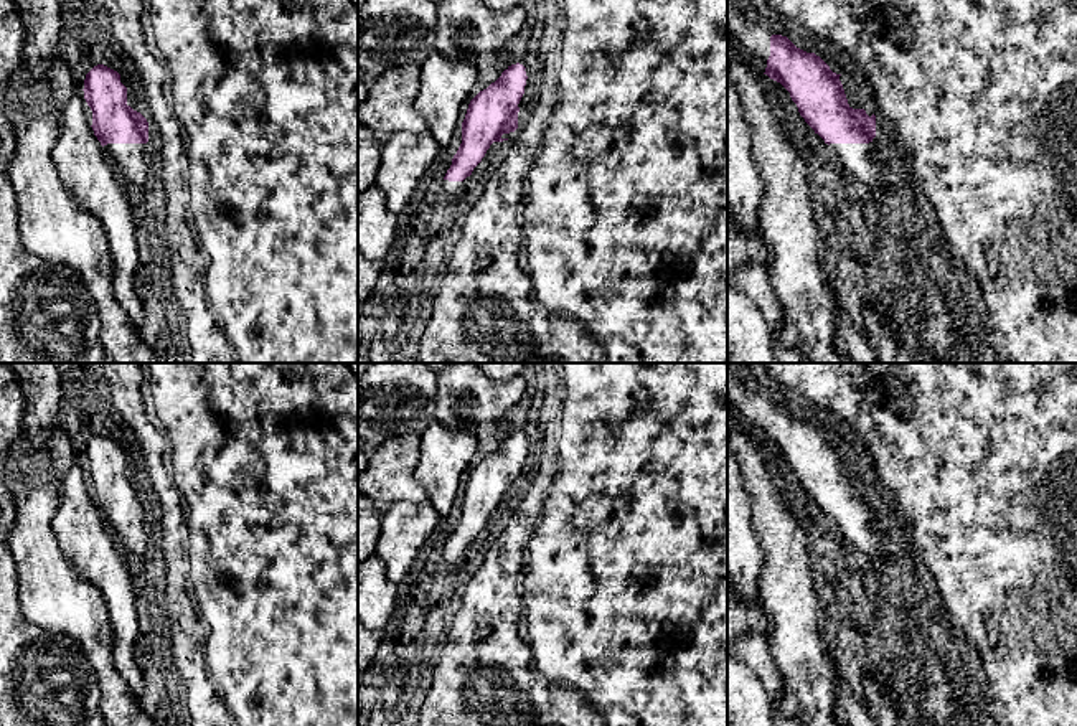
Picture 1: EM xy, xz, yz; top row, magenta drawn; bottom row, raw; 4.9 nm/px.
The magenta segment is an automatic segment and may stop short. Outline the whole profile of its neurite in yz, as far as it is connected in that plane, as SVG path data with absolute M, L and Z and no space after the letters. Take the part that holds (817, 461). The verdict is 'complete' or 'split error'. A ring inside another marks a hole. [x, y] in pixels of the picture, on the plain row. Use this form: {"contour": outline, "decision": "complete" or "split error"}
{"contour": "M782 404L770 406L770 426L764 444L790 462L800 485L836 521L848 544L869 558L892 548L901 526L896 495L889 490L889 482L869 465L859 450L833 442L820 426L797 417Z", "decision": "split error"}

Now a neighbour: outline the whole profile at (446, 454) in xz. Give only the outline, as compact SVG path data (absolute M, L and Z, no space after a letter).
M439 421L430 422L419 436L414 478L445 520L454 508L462 477L475 457L477 439L472 429L449 429Z

